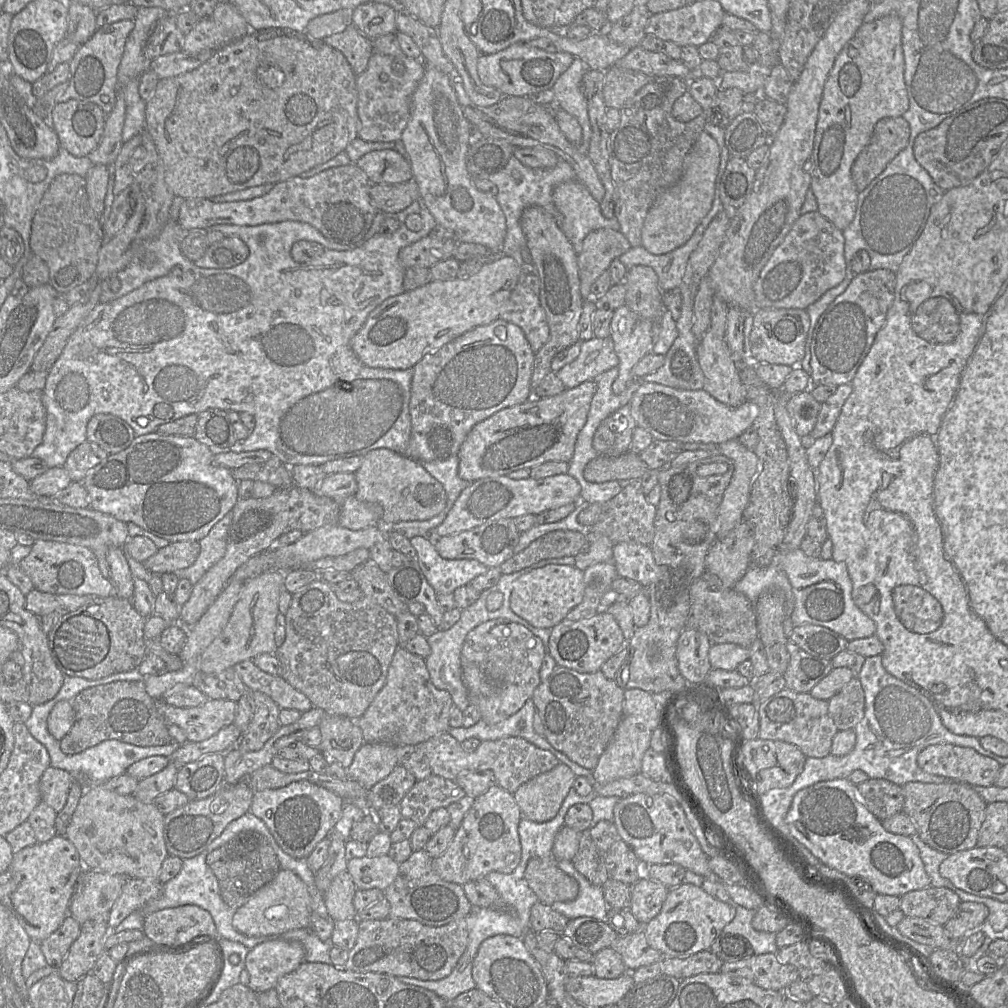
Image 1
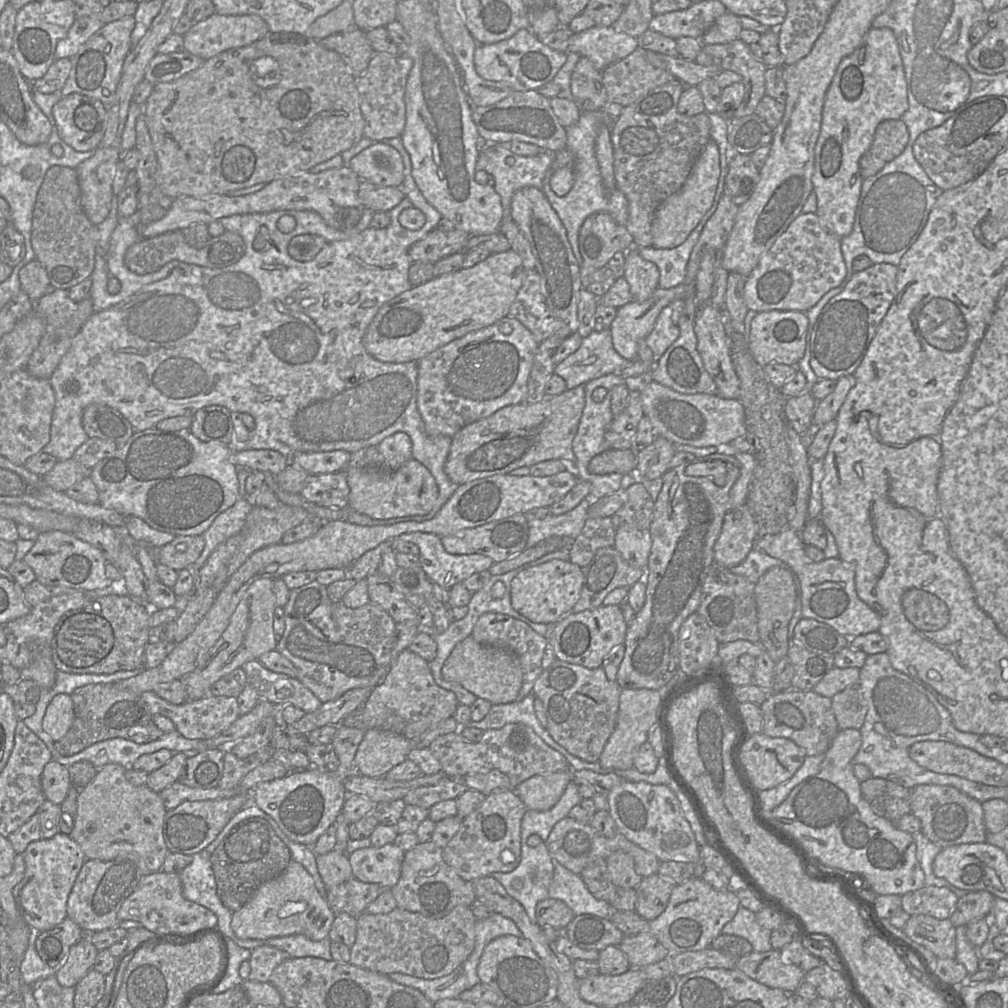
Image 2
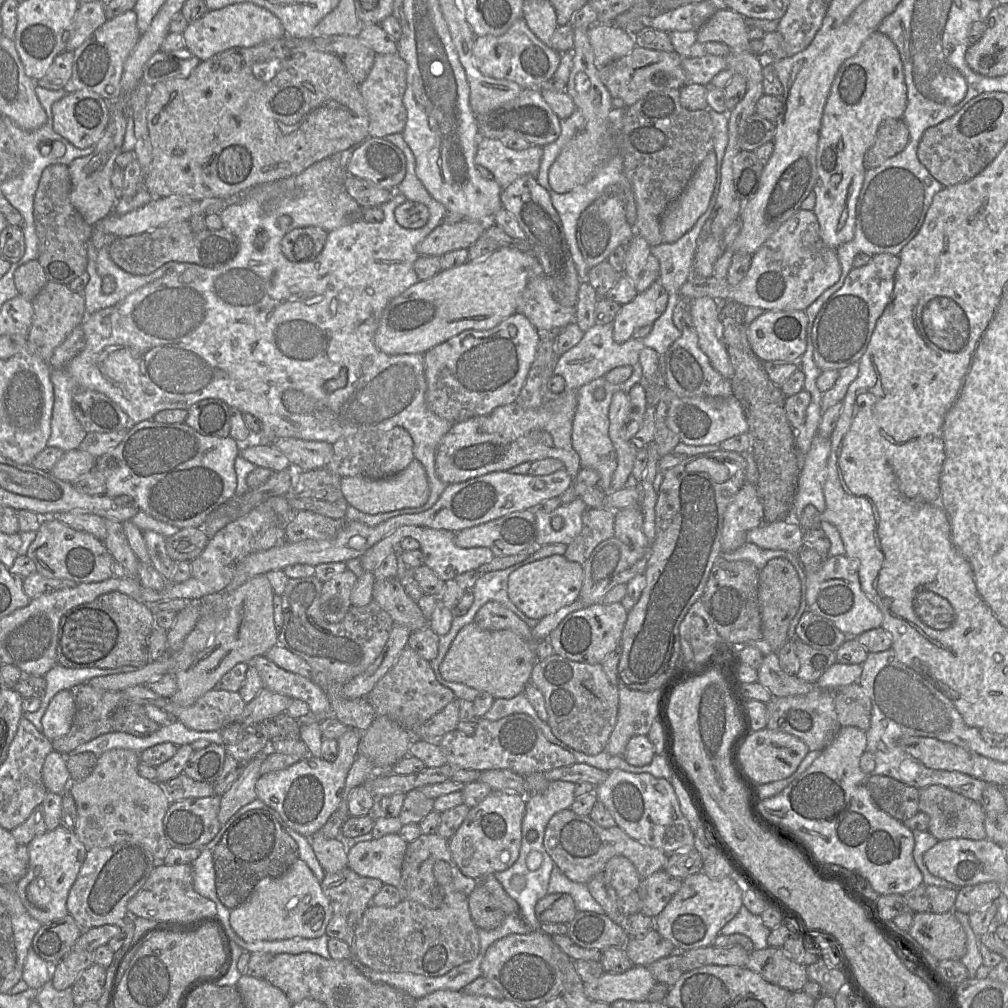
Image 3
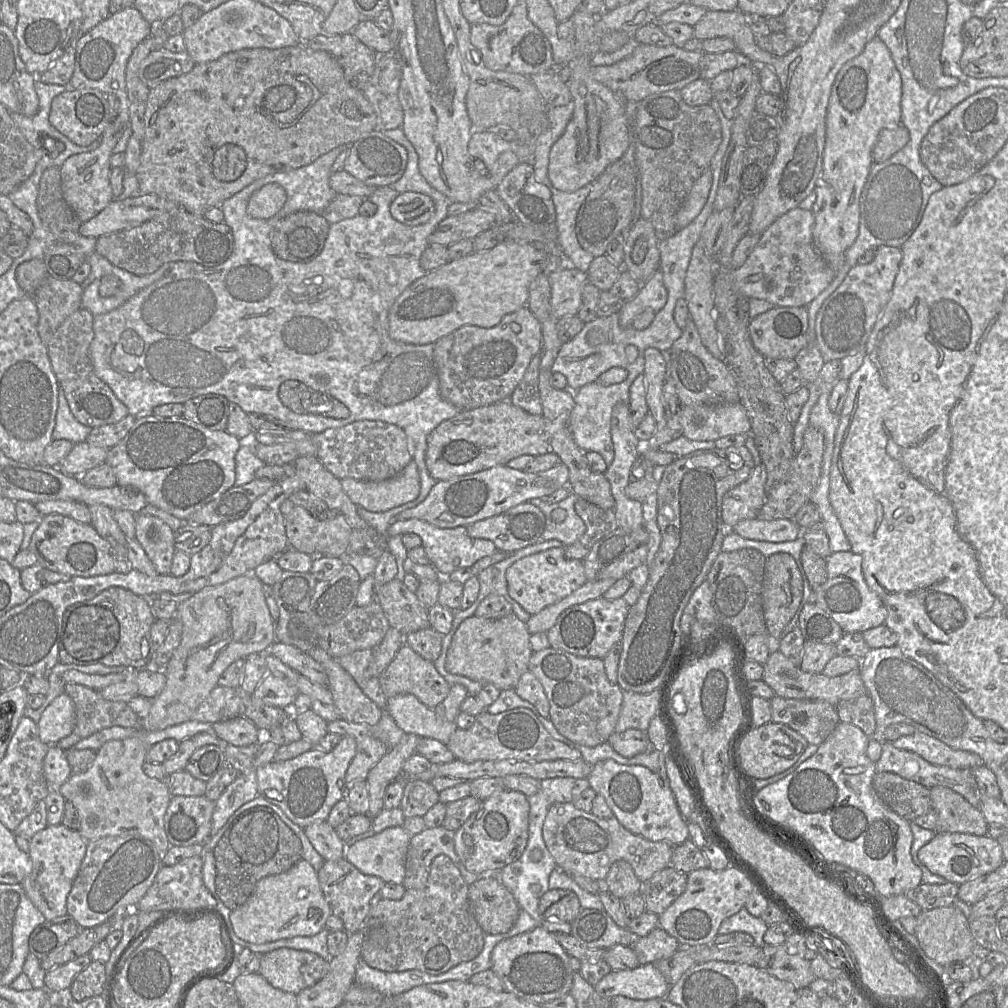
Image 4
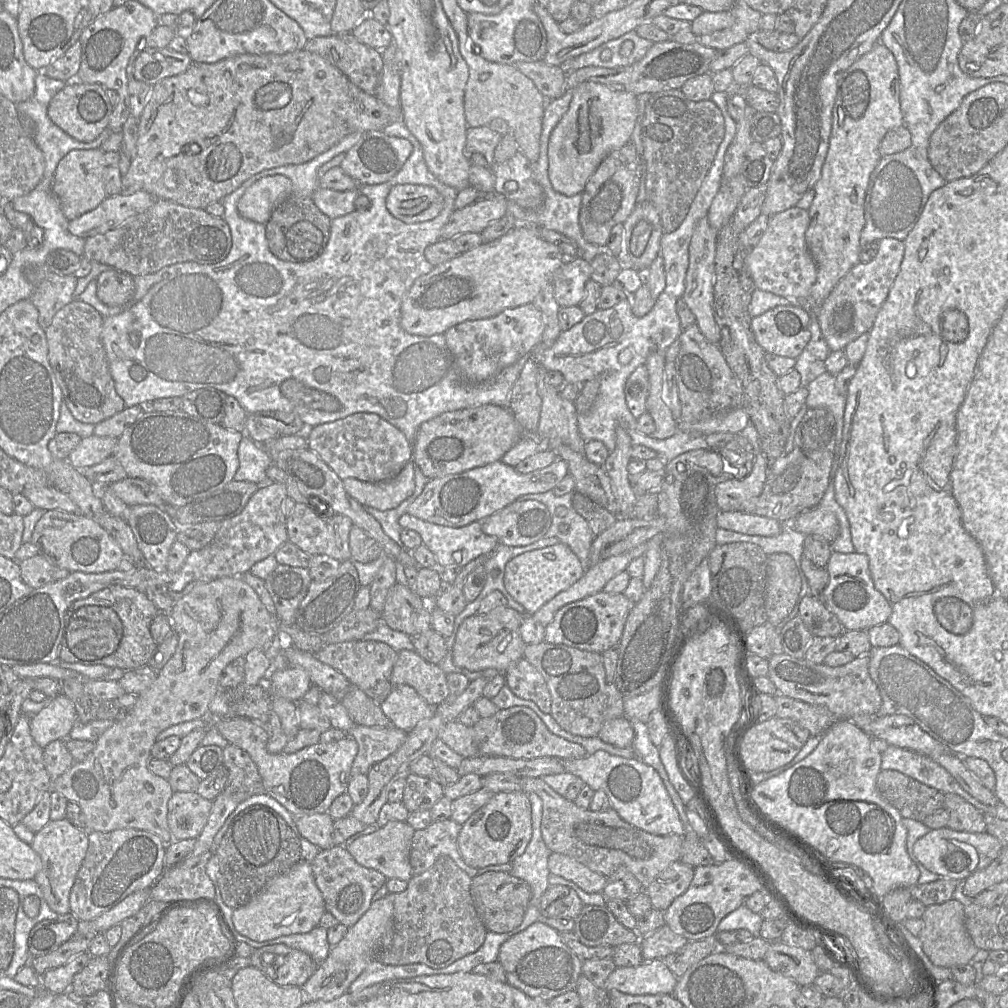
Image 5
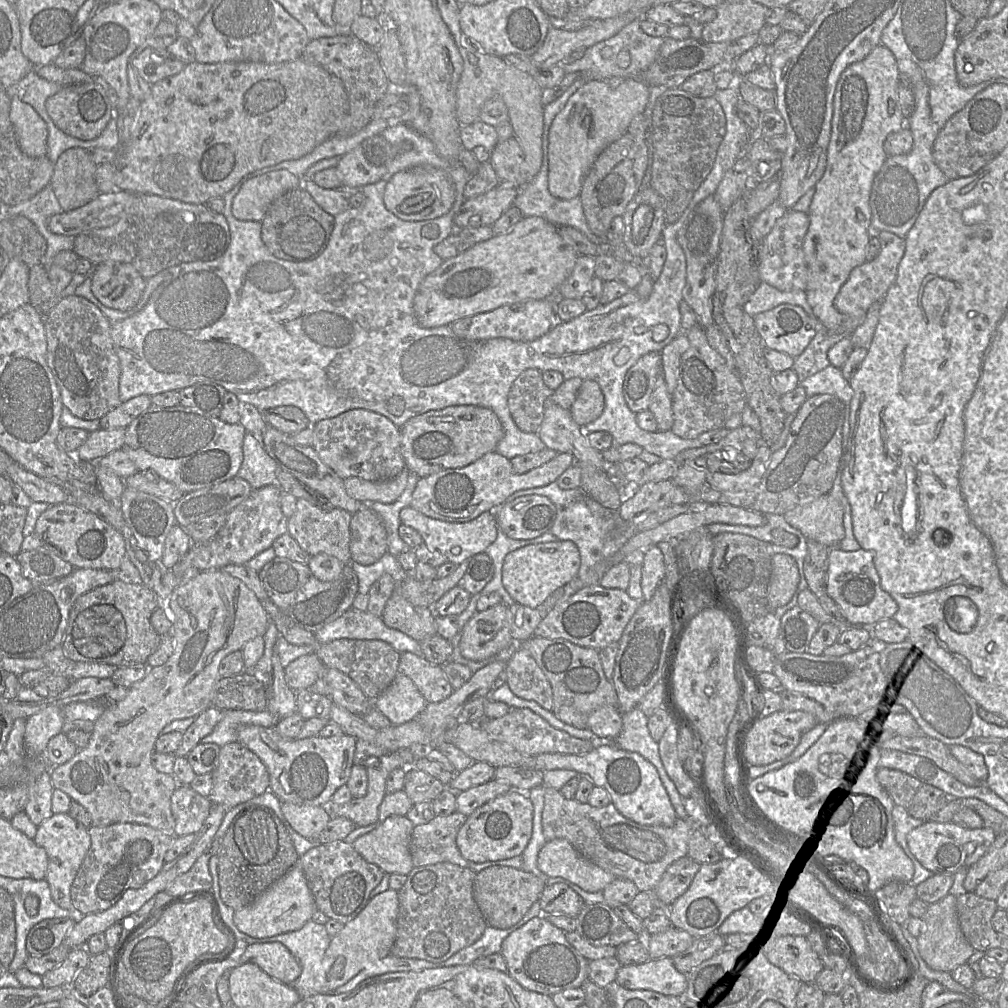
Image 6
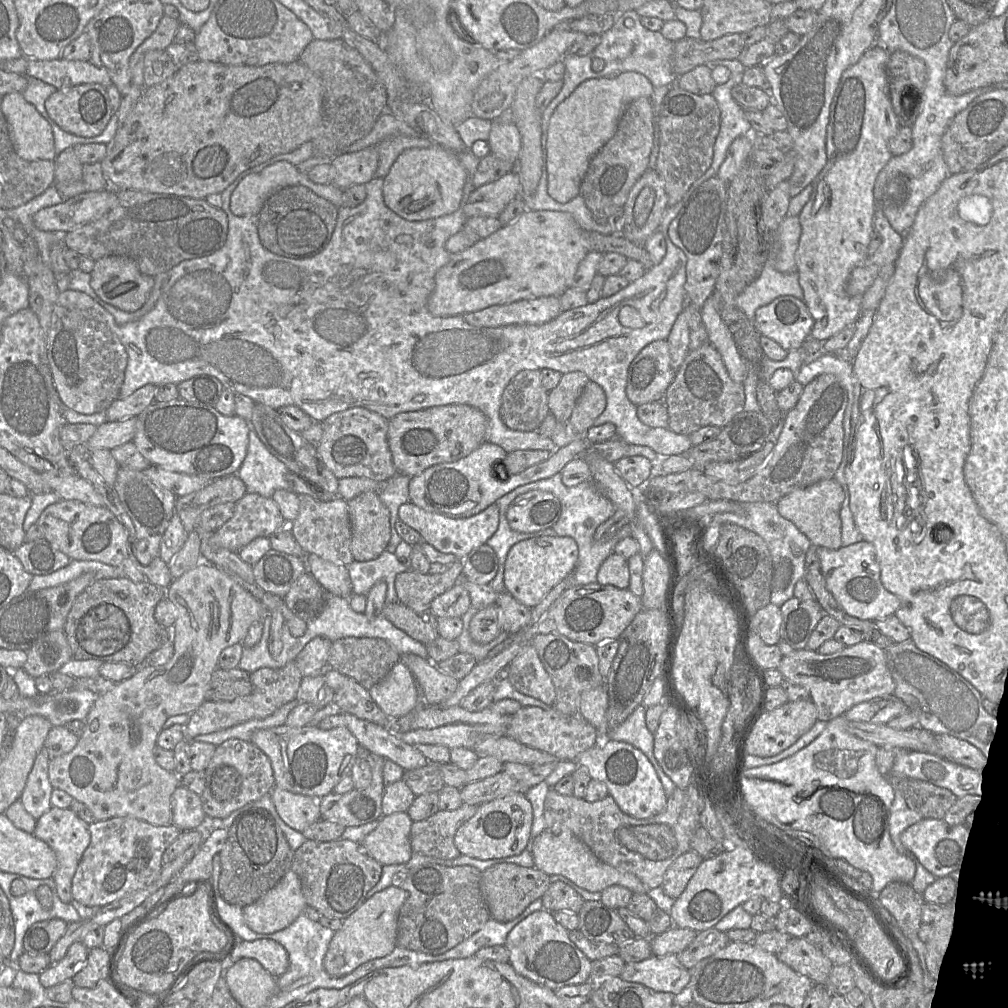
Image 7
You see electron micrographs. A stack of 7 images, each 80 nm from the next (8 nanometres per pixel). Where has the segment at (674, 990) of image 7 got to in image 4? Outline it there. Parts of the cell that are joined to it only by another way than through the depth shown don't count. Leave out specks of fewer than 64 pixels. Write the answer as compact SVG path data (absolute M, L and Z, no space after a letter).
M656 964L639 965L631 970L612 970L594 985L596 992L607 999L623 996L634 1000L665 998L670 987Z

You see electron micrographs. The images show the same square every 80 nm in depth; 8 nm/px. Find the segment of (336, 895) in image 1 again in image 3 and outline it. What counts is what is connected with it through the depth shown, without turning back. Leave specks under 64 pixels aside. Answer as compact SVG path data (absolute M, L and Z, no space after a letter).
M316 833L310 837L313 851L326 873L334 873L348 866L344 839L328 839Z

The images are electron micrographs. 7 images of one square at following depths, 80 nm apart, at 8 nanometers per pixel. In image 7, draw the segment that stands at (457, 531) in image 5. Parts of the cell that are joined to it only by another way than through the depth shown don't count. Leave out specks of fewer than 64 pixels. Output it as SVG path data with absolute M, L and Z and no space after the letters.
M409 501L400 506L398 515L401 521L419 532L423 542L442 553L455 555L458 560L464 559L472 550L487 543L499 526L499 508L496 503L469 518L453 519L424 510Z

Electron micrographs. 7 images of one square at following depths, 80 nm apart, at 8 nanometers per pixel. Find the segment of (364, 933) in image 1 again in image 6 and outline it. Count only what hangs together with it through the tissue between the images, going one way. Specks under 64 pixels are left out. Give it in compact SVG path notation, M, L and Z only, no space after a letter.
M449 862L413 867L398 891L397 937L391 954L442 962L478 941L488 926L473 896L476 873Z

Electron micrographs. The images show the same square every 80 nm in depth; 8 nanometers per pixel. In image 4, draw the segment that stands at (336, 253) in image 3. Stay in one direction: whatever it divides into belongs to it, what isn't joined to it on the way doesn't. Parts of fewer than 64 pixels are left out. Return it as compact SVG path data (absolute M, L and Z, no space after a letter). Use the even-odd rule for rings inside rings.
M350 145L338 146L326 154L320 156L311 164L286 172L278 172L269 174L259 178L244 187L242 190L226 199L220 205L224 219L223 221L230 227L234 247L229 258L222 264L214 267L206 267L194 261L173 261L162 265L155 272L148 275L136 275L125 269L113 265L108 259L98 254L91 253L87 257L90 263L91 271L88 277L82 282L83 289L90 285L94 280L100 279L106 275L114 275L121 281L121 288L125 286L124 303L118 308L110 312L94 316L94 338L90 346L90 358L94 367L96 375L104 381L114 392L116 397L127 407L129 414L134 416L141 416L143 414L151 413L153 408L163 404L181 403L204 395L204 394L220 394L239 405L246 413L256 413L269 415L280 422L283 427L291 430L301 430L310 435L321 433L330 428L340 428L350 423L361 420L375 420L394 424L400 427L407 436L408 450L411 454L412 460L417 464L420 476L420 493L418 497L408 503L405 503L396 508L385 512L371 512L363 507L358 507L358 514L370 526L376 529L382 535L388 535L388 529L391 525L391 520L400 513L410 508L416 507L428 496L430 490L438 482L429 473L425 455L427 449L427 438L429 434L443 421L456 416L462 412L459 408L445 401L440 396L439 392L439 378L434 361L434 345L413 345L397 342L389 335L389 310L395 300L417 279L425 276L427 272L420 265L420 257L424 250L429 246L429 236L434 232L438 224L448 216L448 207L452 201L444 194L440 193L421 175L418 167L418 154L413 145L409 149L407 165L402 177L393 183L391 186L382 186L375 188L372 194L367 198L377 206L377 211L373 216L366 217L360 214L353 218L345 219L340 222L330 225L328 237L325 241L324 247L318 256L308 262L289 262L280 259L272 250L269 234L275 224L287 215L297 211L312 211L322 213L331 201L336 196L329 184L329 179L332 173L343 169L344 162L349 154ZM268 183L277 183L282 186L286 192L287 199L282 209L272 218L257 219L251 217L247 212L247 205L250 196ZM404 192L417 192L429 196L435 205L435 212L431 219L419 226L408 226L395 220L390 213L390 205L393 200ZM59 386L58 409L52 439L66 439L73 444L77 444L86 441L91 430L92 428L83 425L74 417L69 408L65 393Z

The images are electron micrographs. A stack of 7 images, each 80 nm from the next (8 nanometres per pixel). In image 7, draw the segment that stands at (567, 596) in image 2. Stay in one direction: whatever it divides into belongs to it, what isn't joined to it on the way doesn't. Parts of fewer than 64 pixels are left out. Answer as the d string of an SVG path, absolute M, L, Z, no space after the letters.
M542 536L514 544L505 560L503 582L506 591L519 603L533 608L562 580L571 575L578 562L579 549L569 536Z

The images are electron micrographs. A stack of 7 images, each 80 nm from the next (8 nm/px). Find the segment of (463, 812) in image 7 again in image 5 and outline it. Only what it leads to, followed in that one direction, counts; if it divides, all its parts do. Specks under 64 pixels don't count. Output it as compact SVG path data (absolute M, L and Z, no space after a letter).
M447 819L432 822L424 829L415 830L409 847L412 876L428 870L441 856L450 857L470 878L473 879L479 875L477 869L464 862L458 851L457 838L461 826Z

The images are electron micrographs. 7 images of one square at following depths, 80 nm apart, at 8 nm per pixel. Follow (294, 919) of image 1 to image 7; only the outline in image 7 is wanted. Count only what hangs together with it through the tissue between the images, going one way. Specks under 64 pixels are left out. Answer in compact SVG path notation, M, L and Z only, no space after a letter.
M290 870L259 900L242 908L247 926L259 934L272 934L305 913L306 899L298 875Z

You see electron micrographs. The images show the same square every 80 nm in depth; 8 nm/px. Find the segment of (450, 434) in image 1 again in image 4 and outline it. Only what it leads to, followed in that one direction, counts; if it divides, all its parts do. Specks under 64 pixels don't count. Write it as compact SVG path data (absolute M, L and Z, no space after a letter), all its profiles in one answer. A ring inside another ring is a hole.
M525 306L505 315L492 328L465 325L433 345L440 396L460 410L468 411L510 399L532 358L541 351L542 328ZM512 323L520 325L518 333L513 332Z

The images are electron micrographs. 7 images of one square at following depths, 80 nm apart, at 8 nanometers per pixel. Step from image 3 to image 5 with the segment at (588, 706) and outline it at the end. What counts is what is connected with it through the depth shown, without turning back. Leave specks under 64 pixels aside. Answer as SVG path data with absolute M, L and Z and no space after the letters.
M527 644L524 657L544 677L551 696L551 716L559 726L583 738L598 737L604 723L623 716L624 698L606 681L602 655L564 644Z

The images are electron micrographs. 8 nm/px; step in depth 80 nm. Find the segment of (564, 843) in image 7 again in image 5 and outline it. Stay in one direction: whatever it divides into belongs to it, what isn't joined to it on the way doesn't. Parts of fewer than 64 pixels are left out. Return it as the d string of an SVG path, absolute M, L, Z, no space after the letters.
M559 853L550 854L548 869L551 874L573 882L586 893L601 893L607 881L603 875L593 872L573 858Z

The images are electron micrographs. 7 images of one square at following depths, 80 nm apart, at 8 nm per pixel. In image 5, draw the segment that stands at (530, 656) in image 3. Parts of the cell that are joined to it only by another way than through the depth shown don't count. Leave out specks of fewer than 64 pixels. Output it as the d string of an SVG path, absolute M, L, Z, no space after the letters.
M500 606L489 613L468 617L460 625L453 647L453 662L469 671L496 669L501 673L524 658L526 643L520 635L523 615L508 606Z

